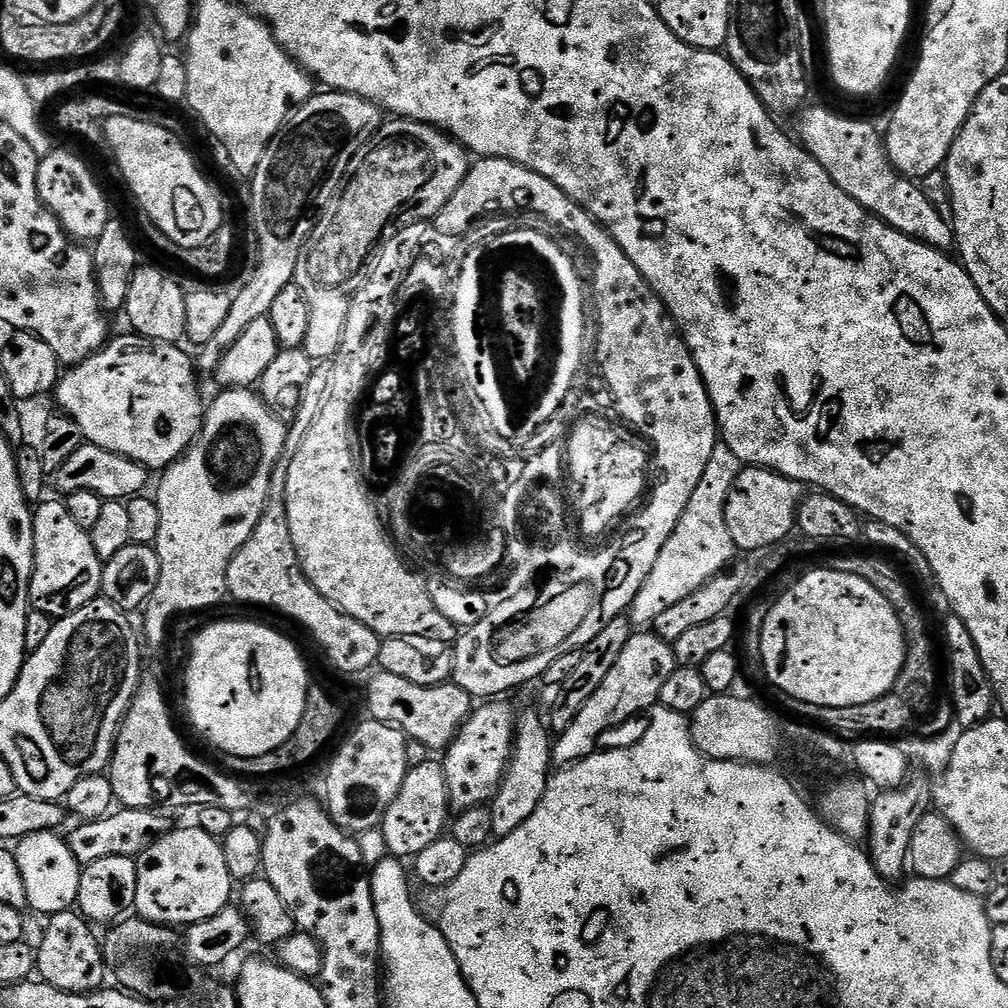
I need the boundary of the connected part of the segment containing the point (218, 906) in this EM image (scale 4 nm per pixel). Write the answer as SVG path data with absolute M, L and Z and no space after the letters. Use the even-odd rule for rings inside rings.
M199 826L173 827L171 832L164 834L144 853L135 857L135 862L138 870L135 911L140 912L141 921L165 926L187 926L202 922L206 918L214 918L214 914L229 907L231 900L228 899L232 896L234 881L226 867L223 843L217 837L206 834Z

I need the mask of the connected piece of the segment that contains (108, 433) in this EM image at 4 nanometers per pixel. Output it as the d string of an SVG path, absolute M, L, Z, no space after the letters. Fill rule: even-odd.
M132 336L109 339L91 358L69 367L61 375L54 389L54 397L64 407L61 408L63 415L70 417L82 430L87 443L102 446L102 450L110 450L143 464L149 470L163 470L180 459L200 433L206 404L200 401L200 388L196 385L198 372L193 357L191 360L176 344L136 344L137 337Z

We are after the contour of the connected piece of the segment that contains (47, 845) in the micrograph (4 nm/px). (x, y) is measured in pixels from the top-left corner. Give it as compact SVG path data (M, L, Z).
M39 832L23 836L15 845L18 870L22 870L22 882L26 885L26 898L31 911L41 912L44 918L69 911L78 901L81 864L71 853L67 839L56 832Z

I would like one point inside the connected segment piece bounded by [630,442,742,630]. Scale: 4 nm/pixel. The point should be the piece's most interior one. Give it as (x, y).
(700, 549)

